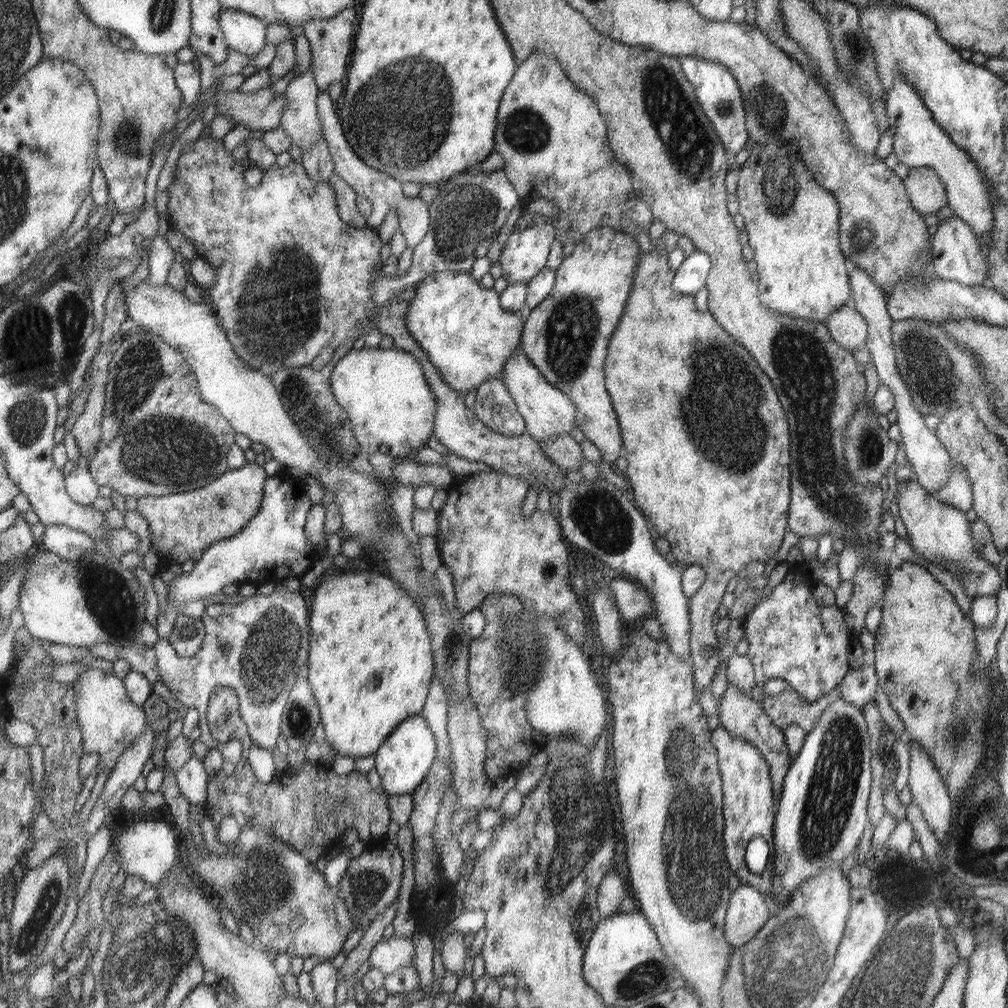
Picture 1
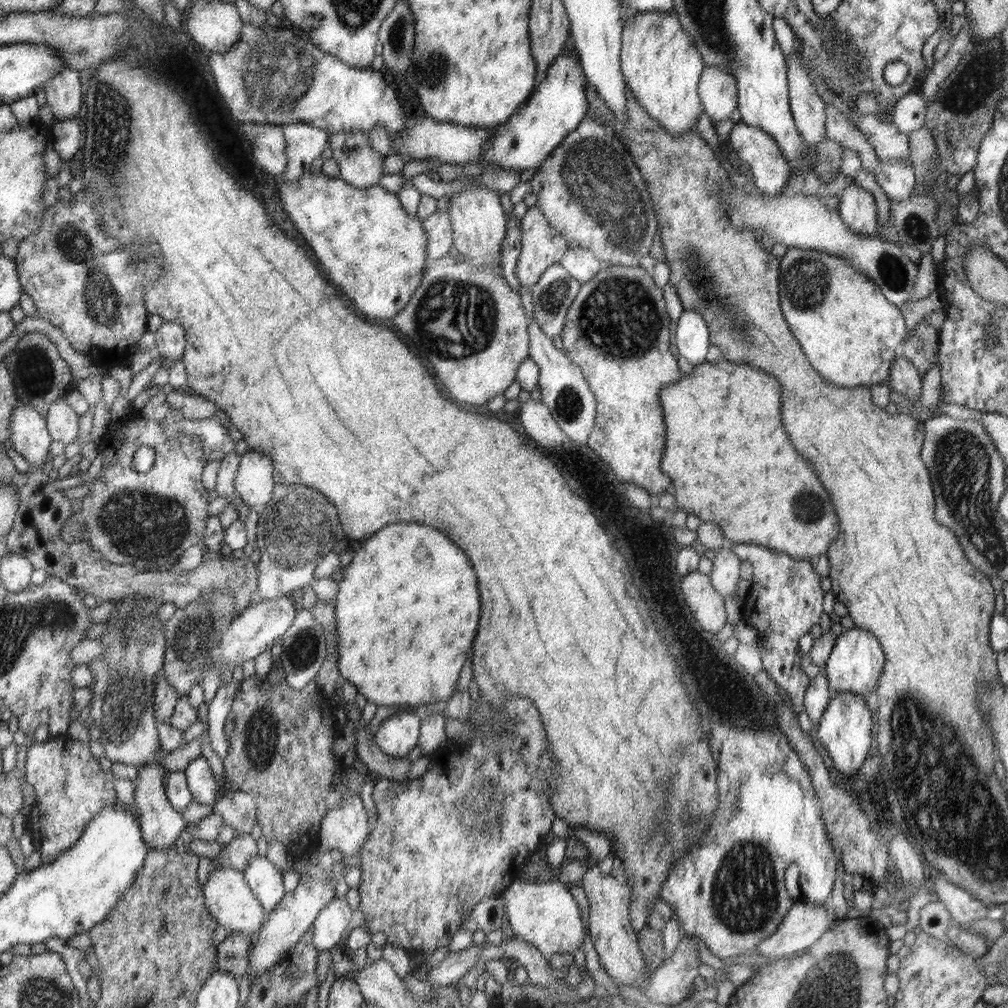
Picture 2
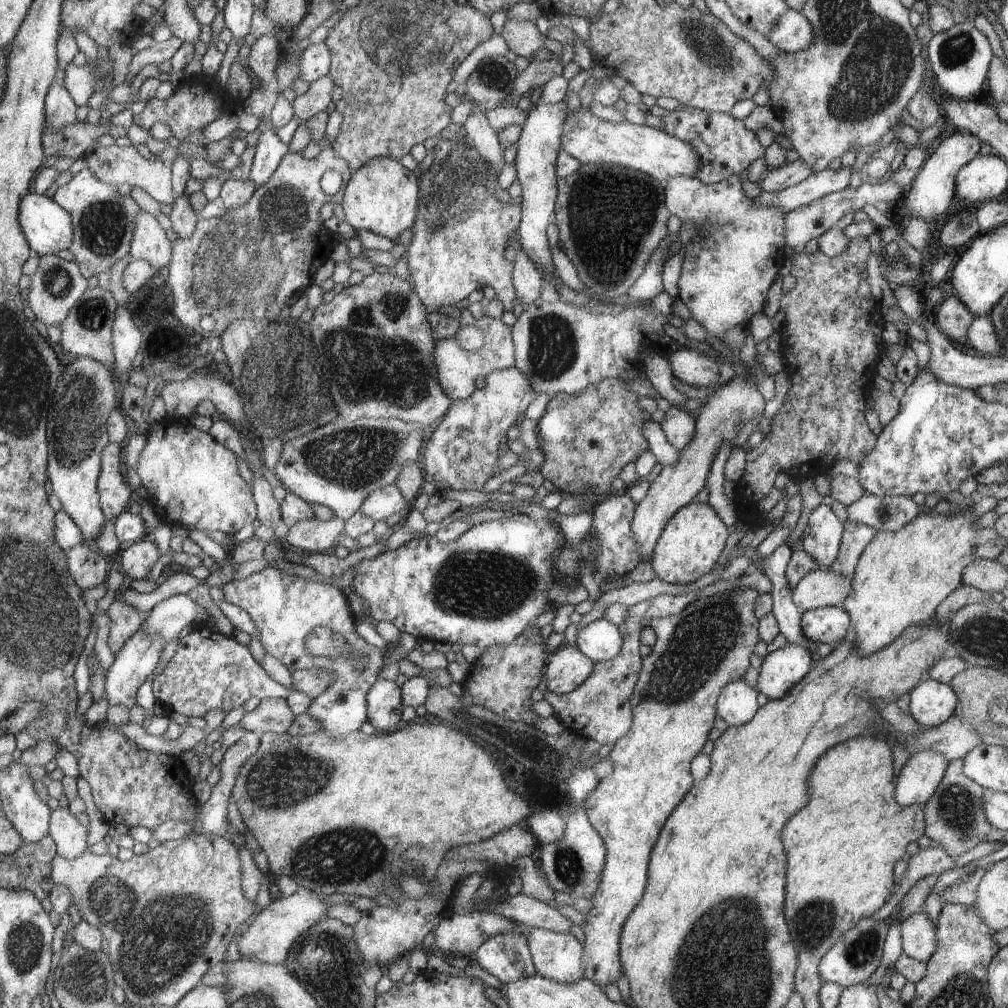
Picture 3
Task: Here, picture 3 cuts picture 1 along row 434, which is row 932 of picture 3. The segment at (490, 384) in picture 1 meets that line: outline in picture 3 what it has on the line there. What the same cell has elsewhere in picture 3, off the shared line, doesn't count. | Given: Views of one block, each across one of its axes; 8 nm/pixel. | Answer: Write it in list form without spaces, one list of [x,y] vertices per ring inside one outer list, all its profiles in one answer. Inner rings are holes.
[[[518,926],[514,931],[493,936],[471,959],[502,983],[512,983],[537,974],[528,936]]]

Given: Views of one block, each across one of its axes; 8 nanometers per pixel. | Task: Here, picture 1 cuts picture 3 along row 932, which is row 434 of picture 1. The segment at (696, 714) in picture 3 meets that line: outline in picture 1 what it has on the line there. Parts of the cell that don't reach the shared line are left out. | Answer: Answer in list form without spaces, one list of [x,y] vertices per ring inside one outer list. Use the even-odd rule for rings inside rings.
[[[601,226],[576,242],[574,251],[555,270],[555,283],[550,294],[524,320],[521,346],[526,357],[538,368],[554,387],[560,388],[578,406],[578,428],[598,448],[602,461],[614,465],[622,452],[622,439],[618,419],[605,386],[605,362],[608,342],[612,332],[617,330],[625,302],[633,286],[633,274],[639,263],[640,248],[634,236],[609,226]]]

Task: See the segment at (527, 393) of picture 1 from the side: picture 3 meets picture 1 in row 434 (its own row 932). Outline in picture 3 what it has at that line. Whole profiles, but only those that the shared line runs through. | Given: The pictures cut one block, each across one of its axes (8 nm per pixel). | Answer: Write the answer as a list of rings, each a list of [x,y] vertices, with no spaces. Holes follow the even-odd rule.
[[[530,928],[528,945],[538,975],[561,983],[577,983],[584,976],[580,942],[574,935]]]

